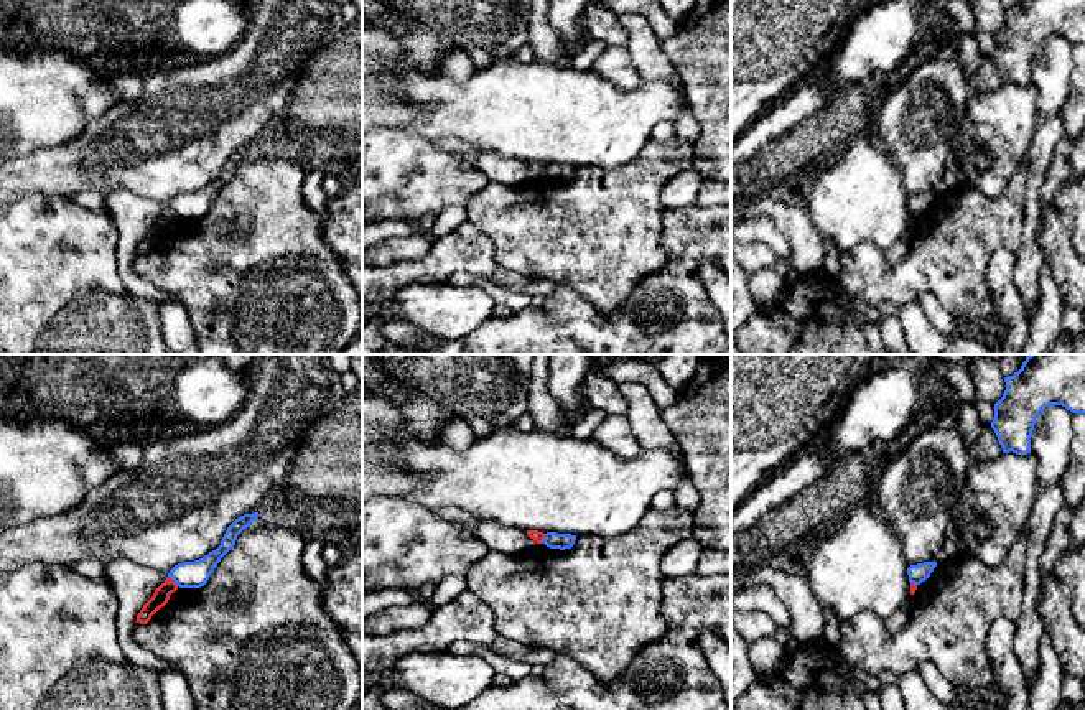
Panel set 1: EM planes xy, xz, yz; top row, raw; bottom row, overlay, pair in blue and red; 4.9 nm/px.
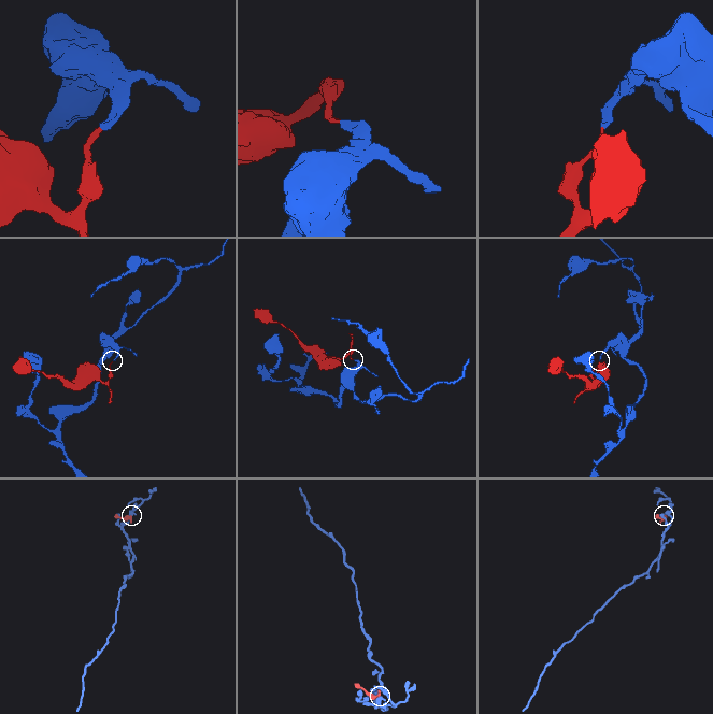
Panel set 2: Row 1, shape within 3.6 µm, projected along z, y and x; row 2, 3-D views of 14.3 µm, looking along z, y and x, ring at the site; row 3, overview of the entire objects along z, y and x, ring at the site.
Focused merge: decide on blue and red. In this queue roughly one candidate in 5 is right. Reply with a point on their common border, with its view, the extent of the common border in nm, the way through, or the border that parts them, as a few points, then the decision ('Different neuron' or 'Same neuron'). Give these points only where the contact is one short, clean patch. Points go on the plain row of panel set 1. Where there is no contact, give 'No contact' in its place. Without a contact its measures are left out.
Touches blue at xy (173, 211). Shared border 70 nm. Boundary: xy (168, 208), (178, 216). Different neuron

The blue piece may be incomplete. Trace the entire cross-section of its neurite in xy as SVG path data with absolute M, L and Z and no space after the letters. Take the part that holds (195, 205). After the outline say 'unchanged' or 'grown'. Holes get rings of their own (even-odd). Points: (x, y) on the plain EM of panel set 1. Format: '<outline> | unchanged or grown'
M258 143L244 145L237 148L226 161L221 176L194 193L183 193L175 196L168 209L171 209L179 219L201 219L207 214L211 204L221 193L221 189L235 176L237 166L247 160L255 150Z | unchanged

